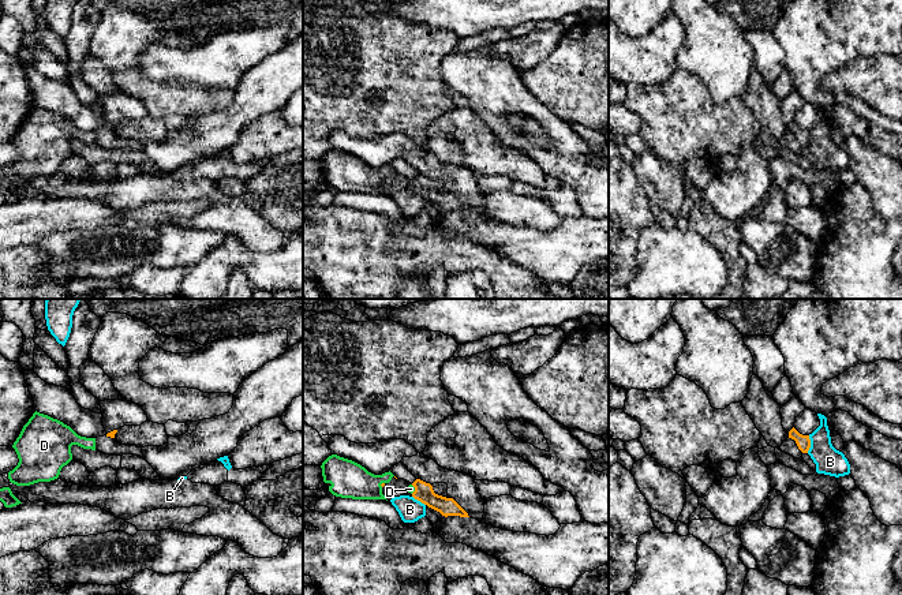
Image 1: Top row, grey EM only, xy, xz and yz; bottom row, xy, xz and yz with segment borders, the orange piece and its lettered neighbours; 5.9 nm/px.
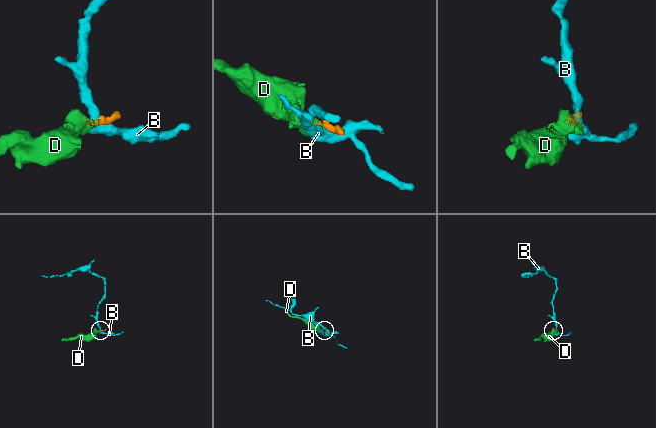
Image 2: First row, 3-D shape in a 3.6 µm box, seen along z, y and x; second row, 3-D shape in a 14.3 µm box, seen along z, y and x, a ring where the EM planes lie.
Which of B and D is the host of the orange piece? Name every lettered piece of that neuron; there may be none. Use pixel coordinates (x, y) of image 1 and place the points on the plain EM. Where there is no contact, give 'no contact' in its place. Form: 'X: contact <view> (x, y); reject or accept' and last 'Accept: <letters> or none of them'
B: contact yz (809, 138); reject
D: contact xz (415, 183); accept
Accept: D

